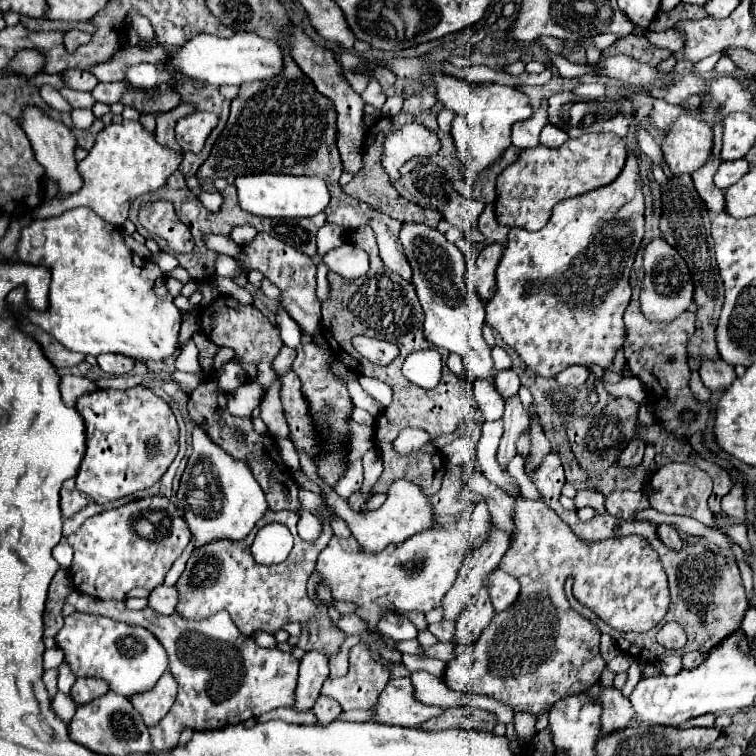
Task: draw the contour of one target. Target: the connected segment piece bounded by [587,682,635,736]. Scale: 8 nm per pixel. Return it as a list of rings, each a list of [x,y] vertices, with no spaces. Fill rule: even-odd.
[[[595,684],[589,694],[599,694],[599,702],[603,702],[603,734],[613,734],[625,730],[633,724],[635,710],[627,698],[617,688],[607,688],[603,684]]]

